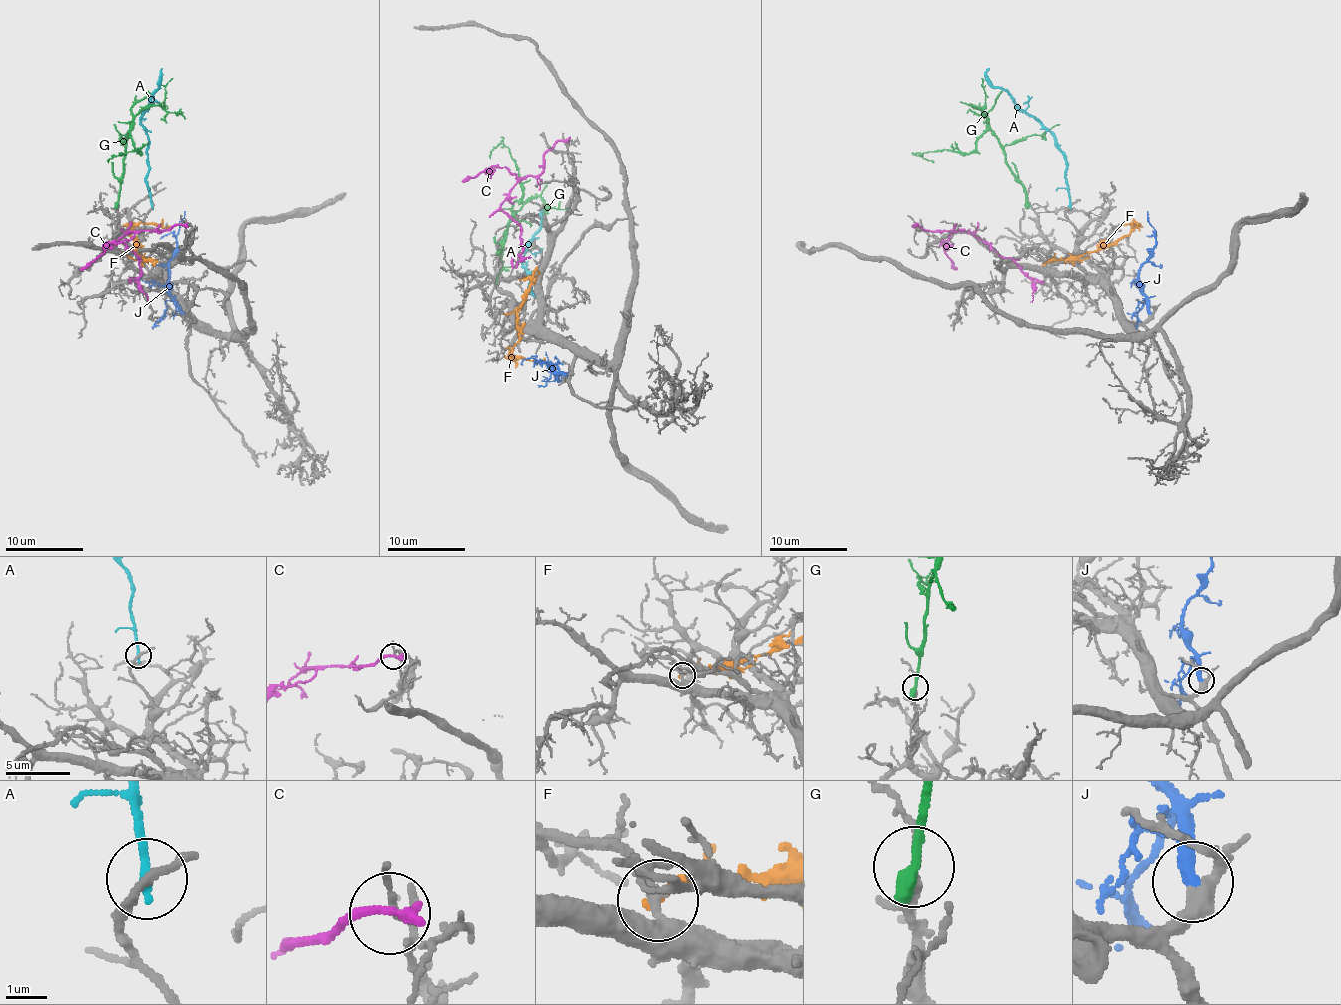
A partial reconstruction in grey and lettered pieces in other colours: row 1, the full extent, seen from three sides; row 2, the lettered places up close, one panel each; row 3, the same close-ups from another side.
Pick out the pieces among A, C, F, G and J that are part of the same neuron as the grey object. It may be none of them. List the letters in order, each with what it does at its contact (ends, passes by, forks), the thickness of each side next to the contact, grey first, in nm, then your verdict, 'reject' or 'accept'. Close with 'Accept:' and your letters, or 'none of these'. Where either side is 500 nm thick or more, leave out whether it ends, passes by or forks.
A: it ends; calibres 200 and 260 nm; reject
C: it ends; calibres 90 and 320 nm; reject
F: it ends; calibres 340 and 280 nm; reject
G: it ends; calibres 150 and 480 nm; reject
J: it ends; calibres 320 and 400 nm; accept
Accept: J

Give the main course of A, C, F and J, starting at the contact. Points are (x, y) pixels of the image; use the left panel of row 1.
A: (151, 204), (147, 180), (147, 137), (142, 112), (159, 86), (161, 69)
C: (181, 225), (161, 231), (132, 231), (118, 239), (138, 256), (142, 292), (147, 301)
F: (155, 264), (136, 253), (136, 241), (130, 231), (140, 223), (155, 223), (171, 229)
J: (183, 313), (171, 294), (169, 266), (185, 212)

